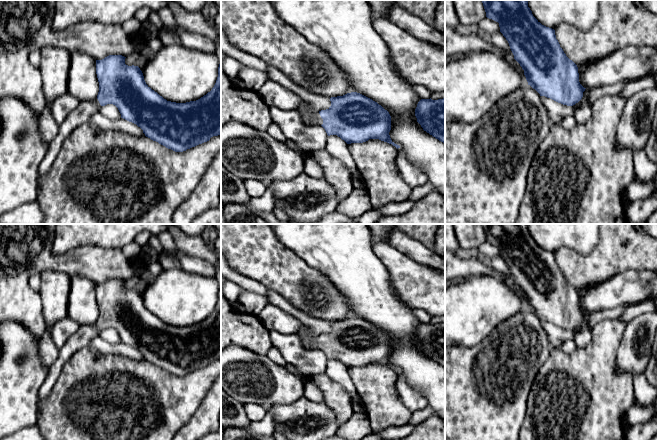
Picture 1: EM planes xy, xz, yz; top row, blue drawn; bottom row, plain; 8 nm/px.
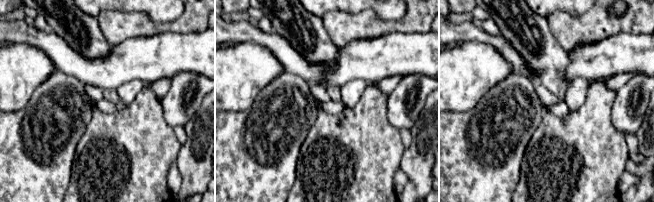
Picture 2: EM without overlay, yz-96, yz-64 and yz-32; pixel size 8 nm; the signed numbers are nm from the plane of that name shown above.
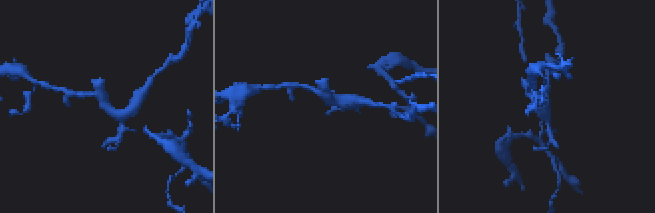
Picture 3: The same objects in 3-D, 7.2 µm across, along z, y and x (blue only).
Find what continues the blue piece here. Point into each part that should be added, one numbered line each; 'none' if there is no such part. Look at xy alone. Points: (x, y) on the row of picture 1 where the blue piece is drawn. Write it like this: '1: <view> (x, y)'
1: xy (82, 113)

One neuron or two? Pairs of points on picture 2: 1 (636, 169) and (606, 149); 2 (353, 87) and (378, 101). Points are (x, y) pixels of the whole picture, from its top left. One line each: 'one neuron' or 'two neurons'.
1: two neurons
2: two neurons

